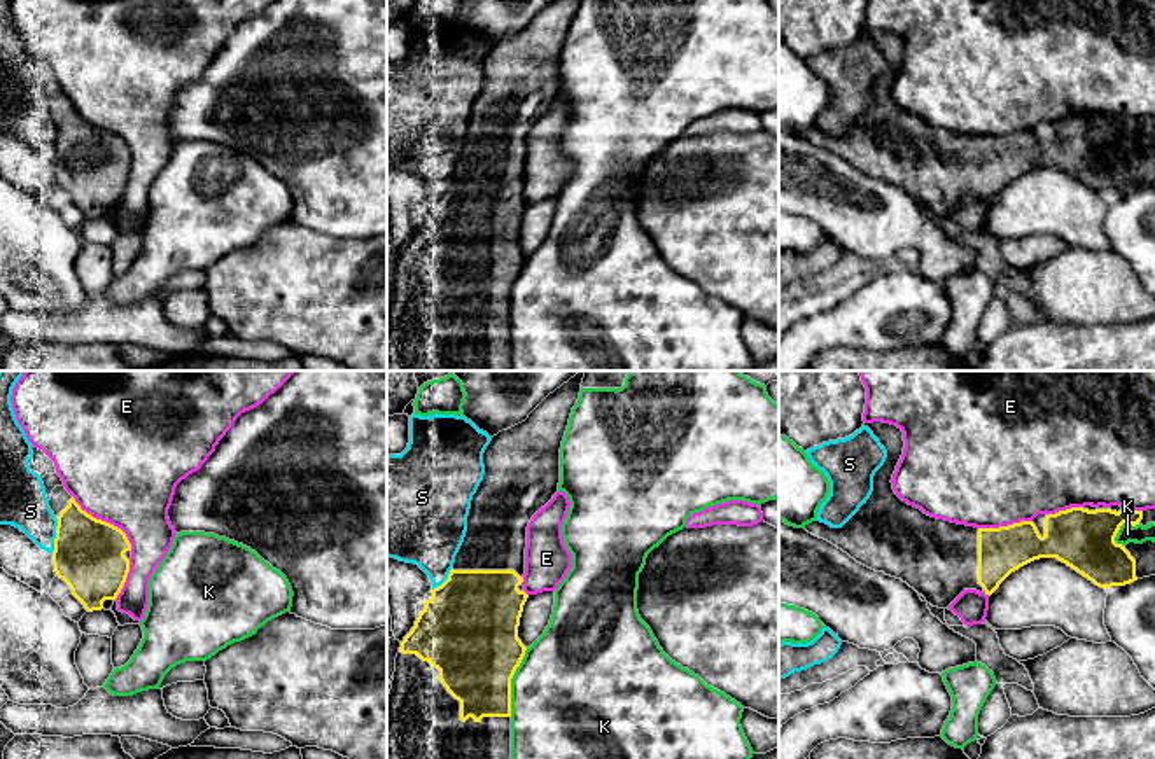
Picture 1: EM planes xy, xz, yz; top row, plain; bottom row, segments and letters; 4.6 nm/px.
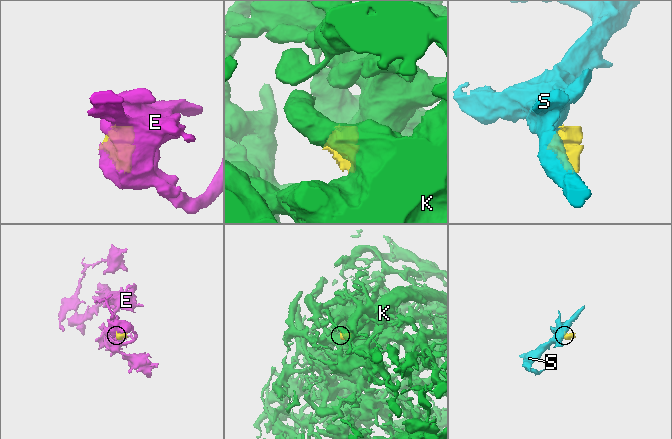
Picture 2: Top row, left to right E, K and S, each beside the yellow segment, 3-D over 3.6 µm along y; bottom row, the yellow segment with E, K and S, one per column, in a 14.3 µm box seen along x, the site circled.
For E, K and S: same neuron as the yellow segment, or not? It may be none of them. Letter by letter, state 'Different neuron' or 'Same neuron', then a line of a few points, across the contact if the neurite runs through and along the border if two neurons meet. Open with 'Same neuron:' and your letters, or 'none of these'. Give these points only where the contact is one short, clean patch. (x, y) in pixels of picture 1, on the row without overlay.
Same neuron: none of these
E: Different neuron
K: Different neuron
S: Different neuron

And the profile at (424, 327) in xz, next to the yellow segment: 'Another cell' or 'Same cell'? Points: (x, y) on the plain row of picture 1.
Same cell

